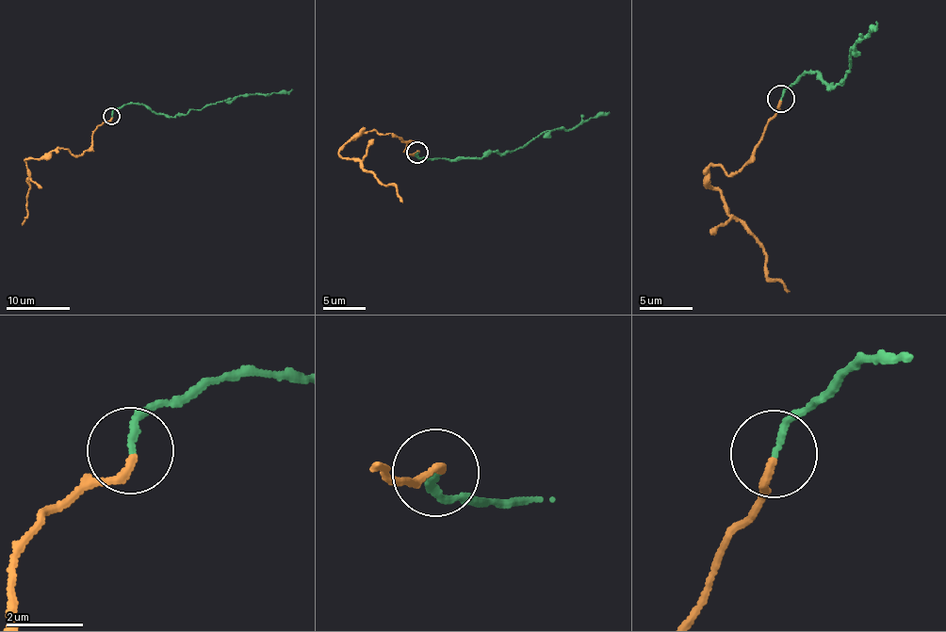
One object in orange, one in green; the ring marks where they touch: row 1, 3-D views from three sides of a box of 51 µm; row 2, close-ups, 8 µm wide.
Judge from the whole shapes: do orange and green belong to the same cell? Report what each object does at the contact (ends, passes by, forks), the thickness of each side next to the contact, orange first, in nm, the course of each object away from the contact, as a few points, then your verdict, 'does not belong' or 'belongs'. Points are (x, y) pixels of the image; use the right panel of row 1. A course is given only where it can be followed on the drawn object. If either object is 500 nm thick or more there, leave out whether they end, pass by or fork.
orange ends there; green ends there; 200 nm thick on the orange side, 160 nm on the other; orange runs (780, 99), (746, 164), (733, 172), (709, 165), (707, 186), (712, 187), (763, 249), (766, 275), (790, 292); green runs (780, 99), (805, 72), (818, 71), (831, 89), (843, 85), (856, 42), (869, 38), (876, 22); belongs

